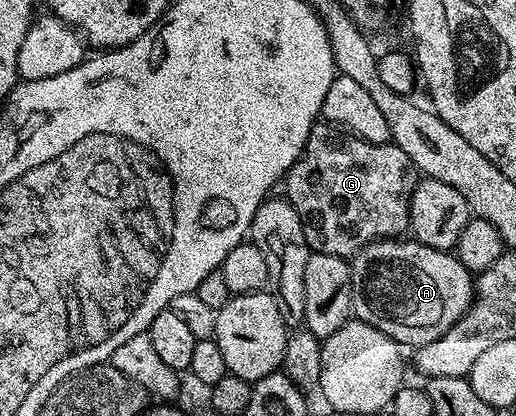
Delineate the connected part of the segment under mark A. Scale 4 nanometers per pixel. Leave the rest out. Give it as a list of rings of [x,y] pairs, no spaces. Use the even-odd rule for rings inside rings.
[[[395,237],[393,239],[375,239],[366,247],[359,247],[358,252],[349,260],[352,273],[353,318],[361,323],[380,329],[398,344],[410,349],[417,349],[428,341],[436,341],[470,308],[474,297],[474,279],[472,273],[458,259],[457,254],[440,249],[432,249],[419,243],[413,237]]]

